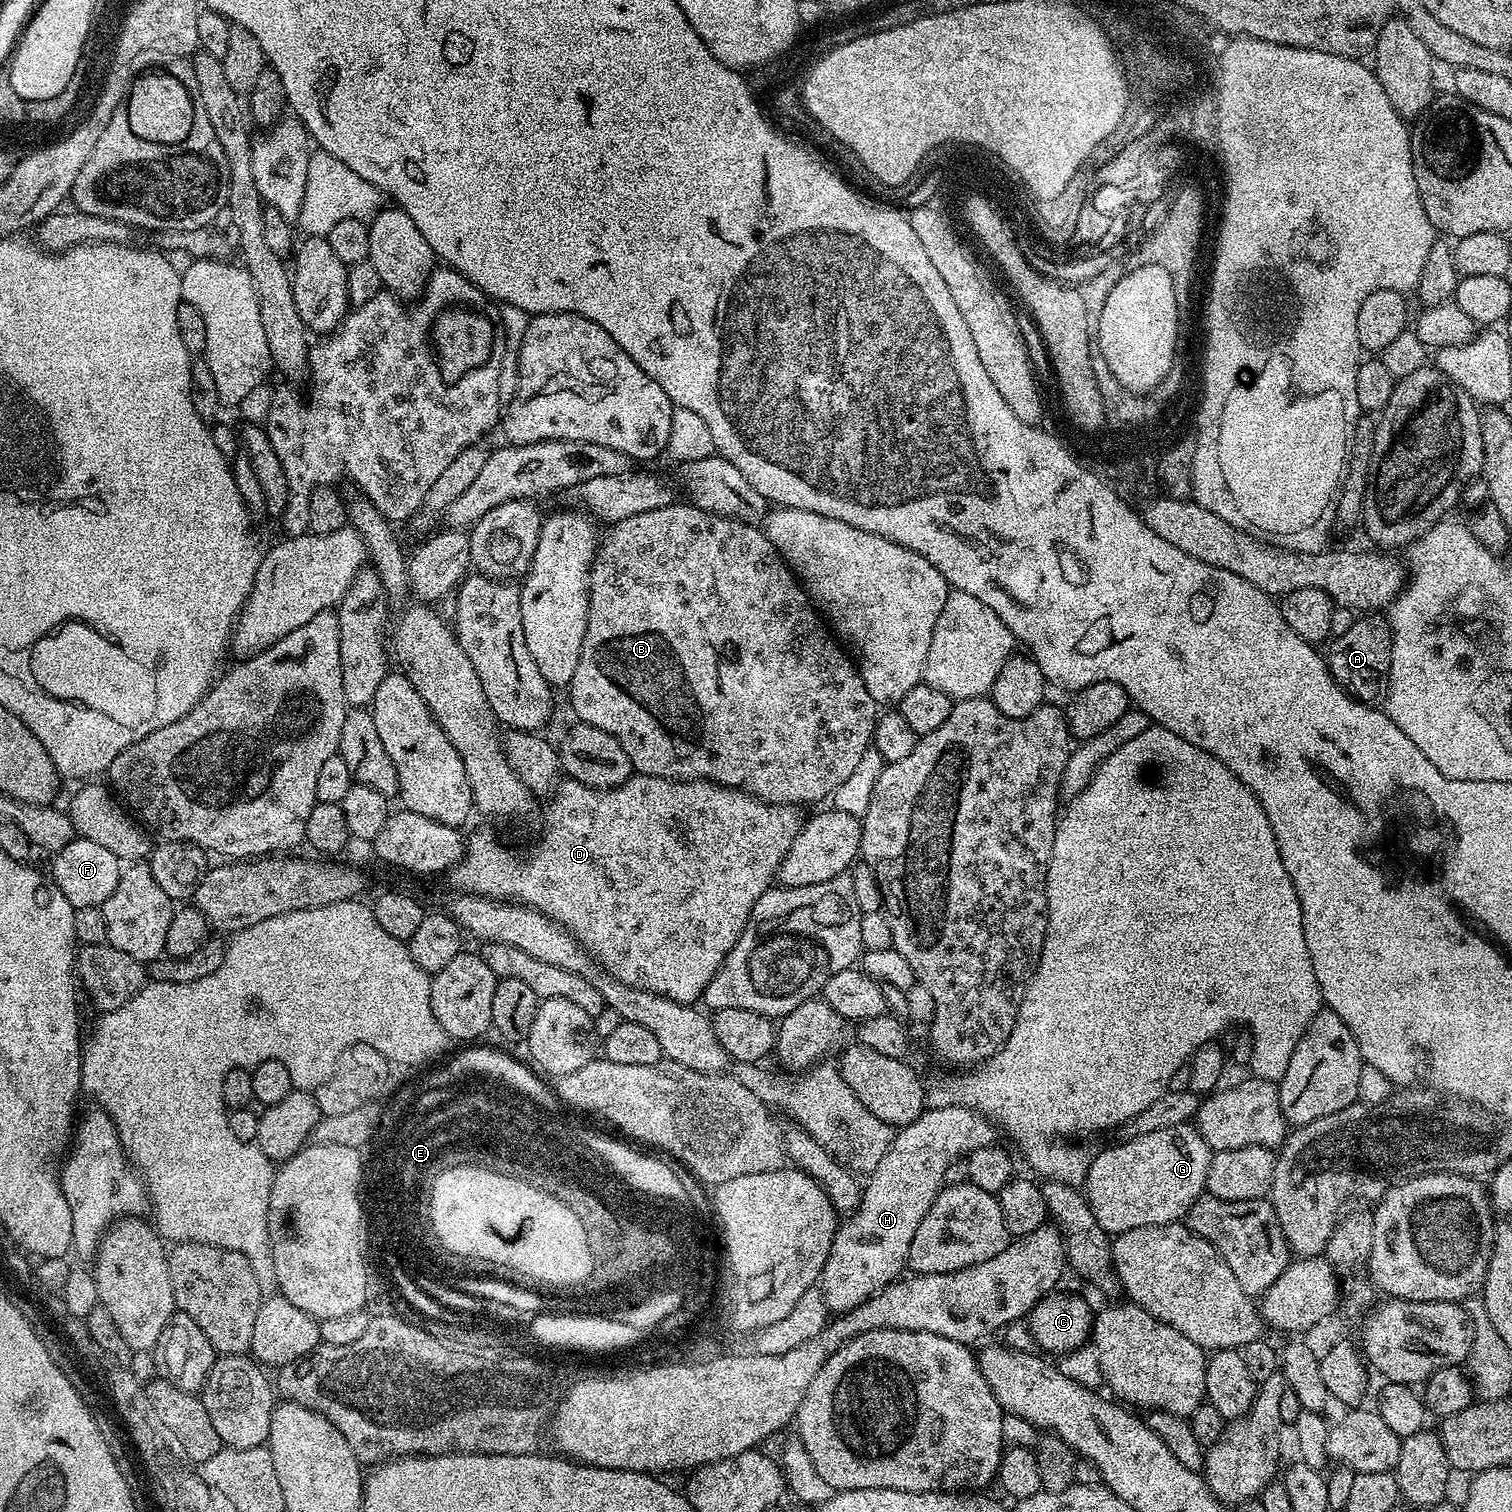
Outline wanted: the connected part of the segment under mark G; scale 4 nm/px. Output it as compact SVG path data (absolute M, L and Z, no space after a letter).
M1191 1123L1154 1130L1091 1157L1082 1185L1090 1210L1109 1234L1183 1221L1199 1196L1206 1192L1206 1174L1214 1155Z

